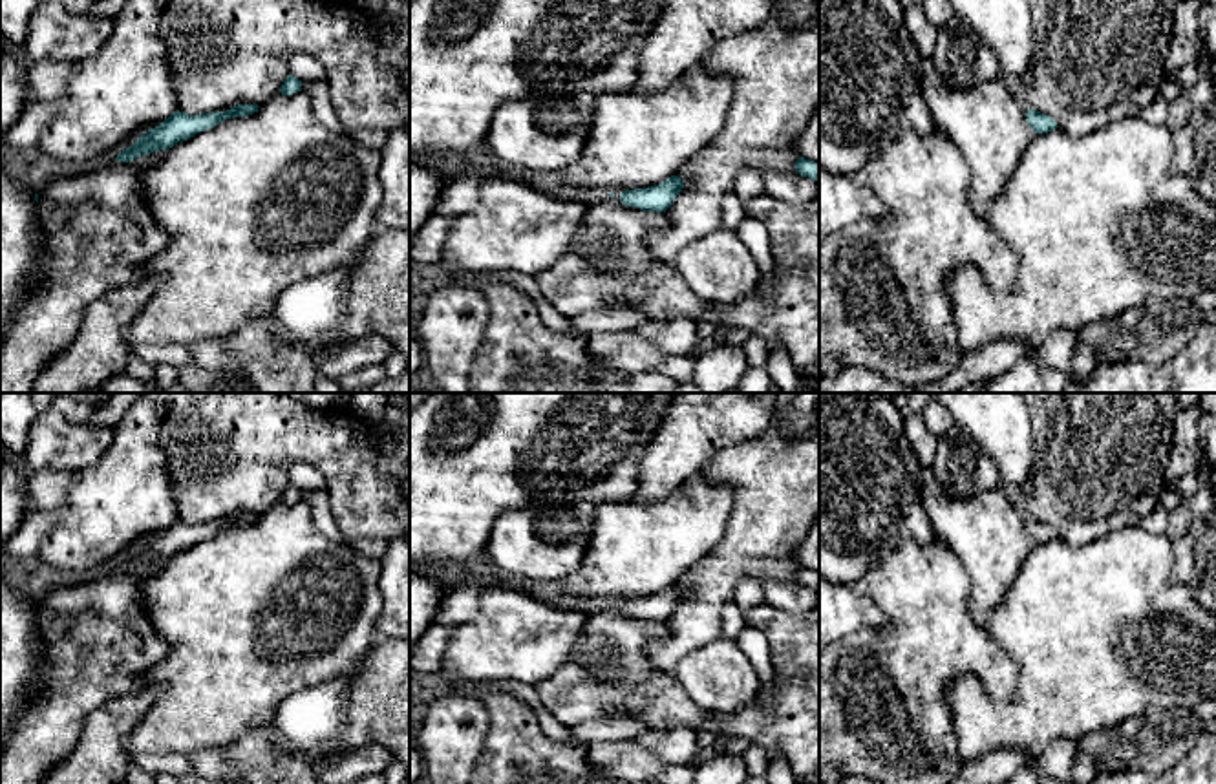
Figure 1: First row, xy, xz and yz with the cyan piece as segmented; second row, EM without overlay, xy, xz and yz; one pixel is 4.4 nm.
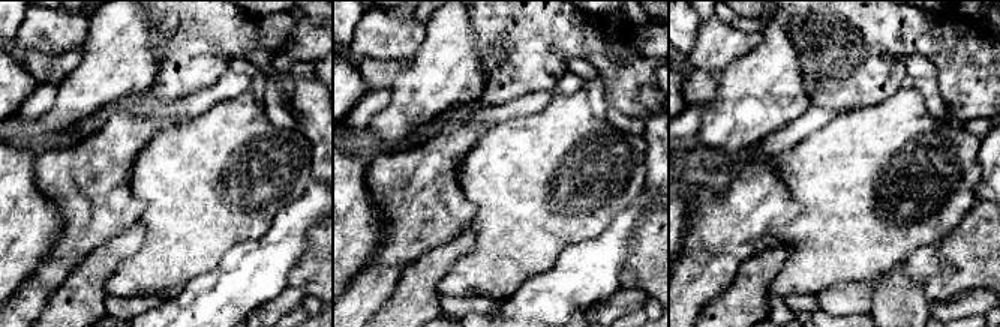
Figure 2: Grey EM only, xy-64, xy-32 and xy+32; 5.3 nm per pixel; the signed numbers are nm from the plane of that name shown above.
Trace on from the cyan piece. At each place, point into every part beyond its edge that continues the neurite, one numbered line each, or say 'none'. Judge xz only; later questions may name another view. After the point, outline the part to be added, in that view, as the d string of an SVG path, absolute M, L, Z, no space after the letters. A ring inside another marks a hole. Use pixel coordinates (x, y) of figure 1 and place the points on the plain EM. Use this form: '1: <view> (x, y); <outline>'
1: xz (608, 673); M616 599L613 607L589 614L583 630L574 638L567 662L549 680L536 683L539 700L561 726L574 727L609 716L636 716L649 726L649 731L689 727L697 733L702 726L711 726L719 746L735 738L763 746L766 760L784 758L799 784L819 784L819 612L790 614L766 601L744 612L746 625L761 630L768 640L772 676L761 680L757 698L739 713L713 713L700 707L673 674L656 671L645 656L651 641L667 638L667 621L625 616L620 610L622 601Z

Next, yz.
1: yz (1099, 459); M1019 393L1031 409L1033 424L1033 459L1029 481L1020 488L1022 490L1022 506L1028 514L1050 524L1061 539L1072 546L1084 546L1097 539L1103 539L1123 528L1141 524L1141 521L1159 504L1159 497L1167 488L1165 470L1170 459L1170 448L1174 440L1174 415L1176 402L1172 393Z

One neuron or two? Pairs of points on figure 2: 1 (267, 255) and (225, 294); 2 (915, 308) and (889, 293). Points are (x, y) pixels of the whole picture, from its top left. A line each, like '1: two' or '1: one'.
1: one
2: one

